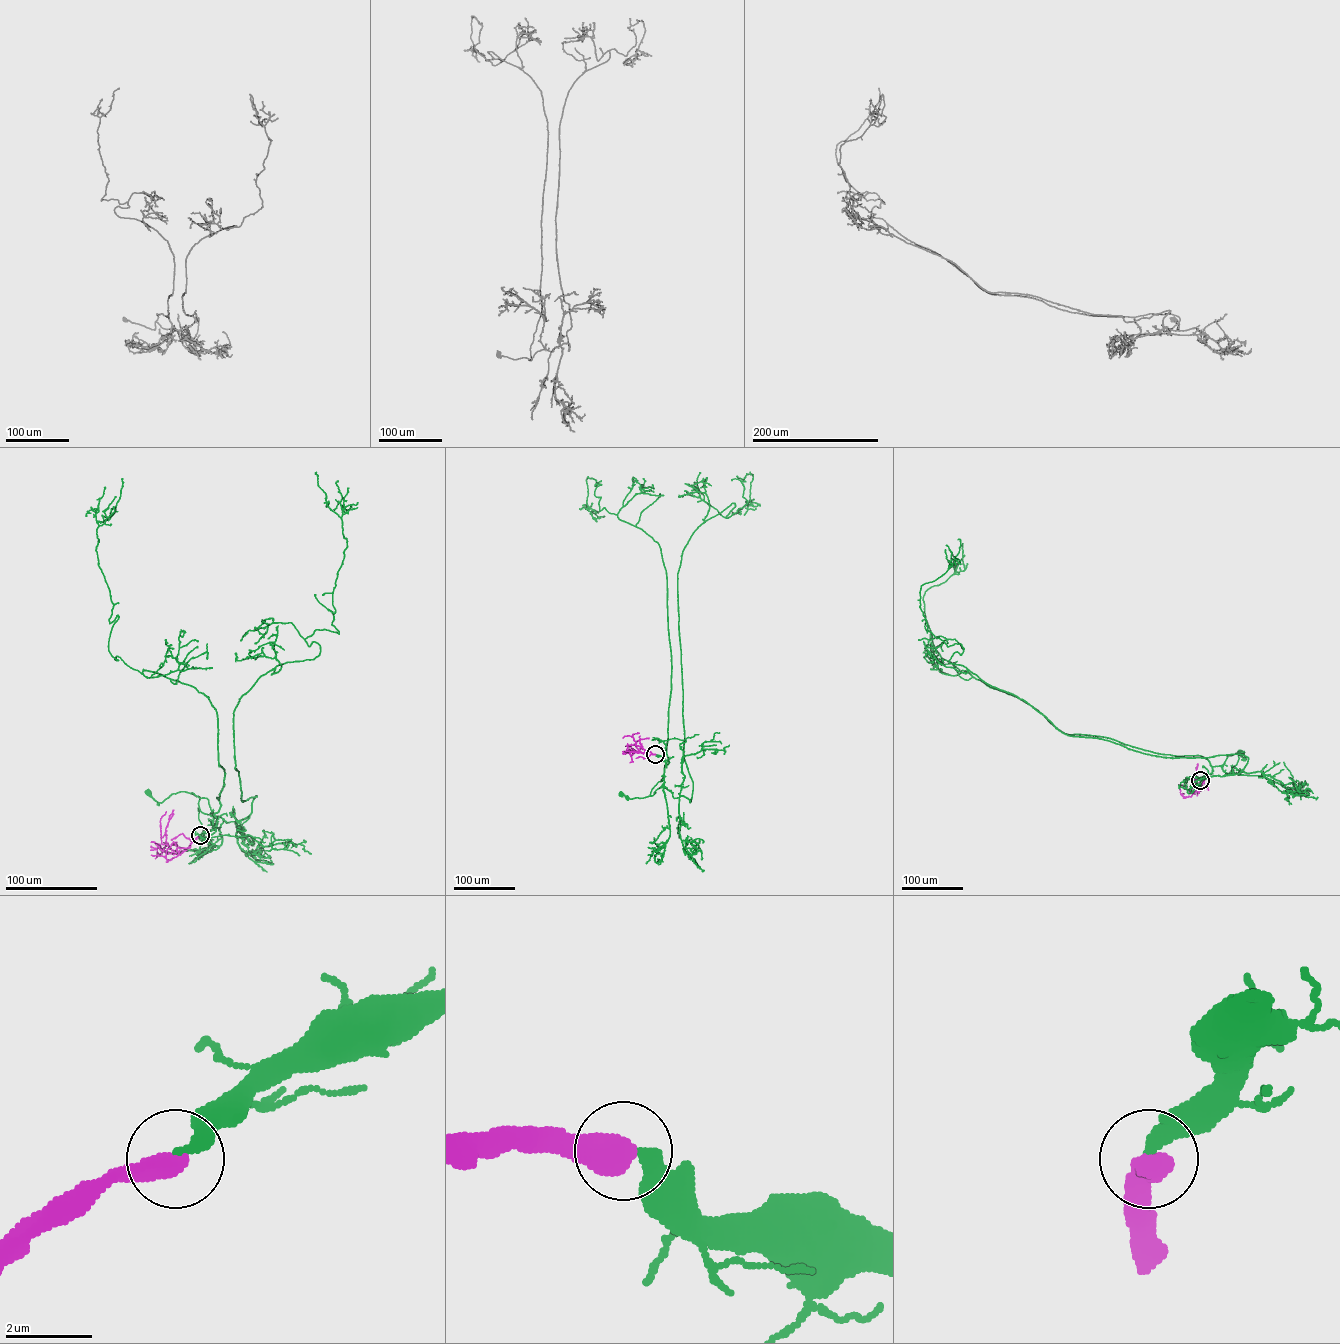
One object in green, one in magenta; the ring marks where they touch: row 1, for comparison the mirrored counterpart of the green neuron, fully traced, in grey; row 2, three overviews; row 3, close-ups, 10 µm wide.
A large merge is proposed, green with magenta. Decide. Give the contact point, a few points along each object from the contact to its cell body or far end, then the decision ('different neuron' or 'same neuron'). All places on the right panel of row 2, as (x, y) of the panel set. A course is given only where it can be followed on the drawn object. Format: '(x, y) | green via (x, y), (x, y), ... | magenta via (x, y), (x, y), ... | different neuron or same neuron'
(1200, 780) | green via (1200, 780), (1212, 767), (1222, 765), (1227, 756), (1243, 751), (1245, 760), (1240, 752) | magenta via (1200, 780), (1198, 791), (1195, 783), (1198, 764) | same neuron

